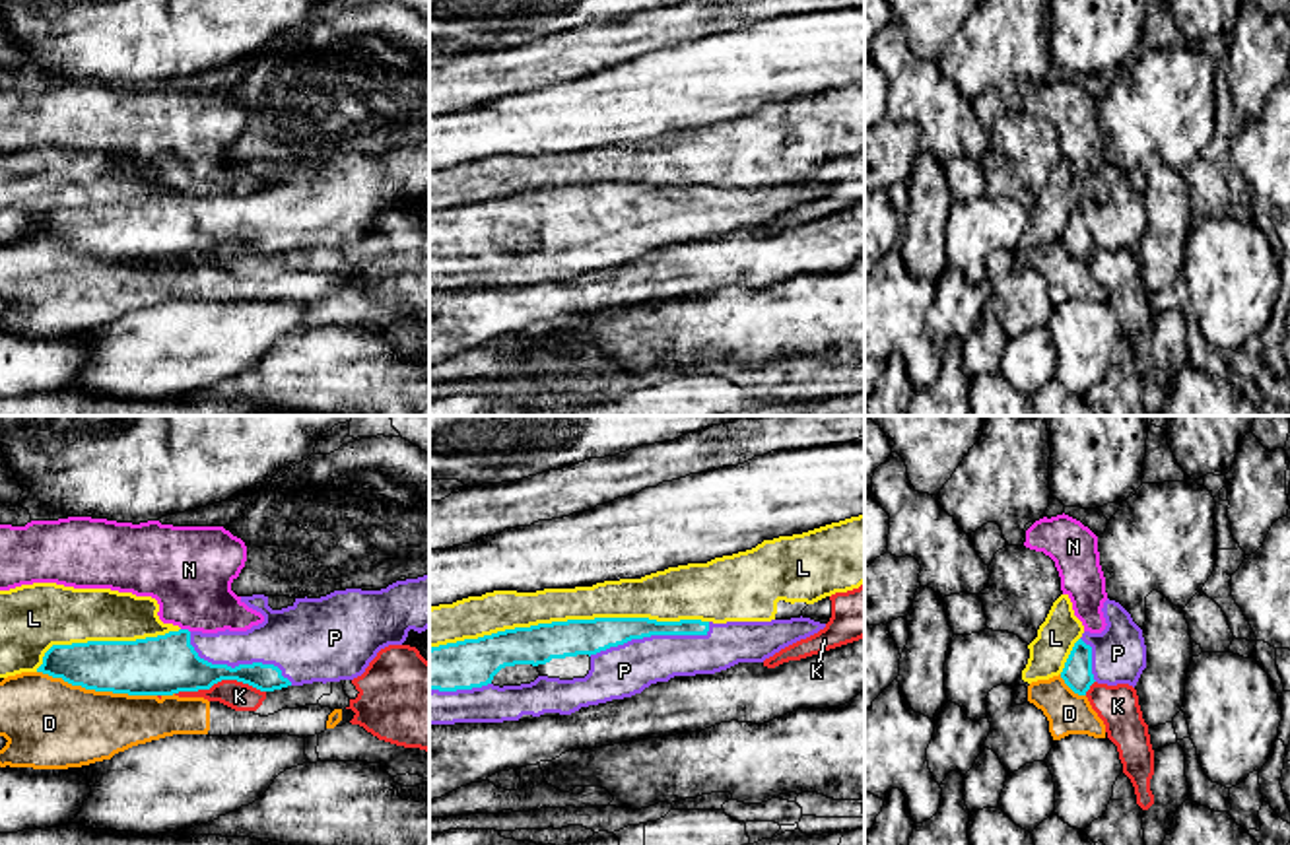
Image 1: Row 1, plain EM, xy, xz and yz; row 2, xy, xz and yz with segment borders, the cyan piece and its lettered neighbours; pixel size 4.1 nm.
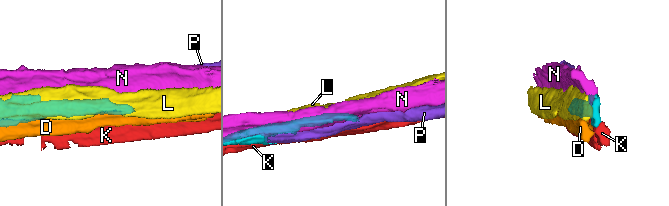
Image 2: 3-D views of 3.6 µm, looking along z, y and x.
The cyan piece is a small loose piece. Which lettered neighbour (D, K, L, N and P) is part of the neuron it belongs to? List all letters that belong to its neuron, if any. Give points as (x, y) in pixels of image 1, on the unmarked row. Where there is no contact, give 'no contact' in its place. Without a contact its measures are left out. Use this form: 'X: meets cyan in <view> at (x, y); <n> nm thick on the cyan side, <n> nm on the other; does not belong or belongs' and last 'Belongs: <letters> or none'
D: meets cyan in xy at (98, 255); 240 nm thick on the cyan side, 380 nm on the other; does not belong
K: meets cyan in xy at (220, 245); 240 nm thick on the cyan side, 120 nm on the other; does not belong
L: meets cyan in xz at (568, 185); 160 nm thick on the cyan side, 160 nm on the other; does not belong
N: meets cyan in xy at (185, 195); 240 nm thick on the cyan side, 360 nm on the other; does not belong
P: meets cyan in xz at (651, 199); 140 nm thick on the cyan side, 220 nm on the other; belongs
Belongs: P

